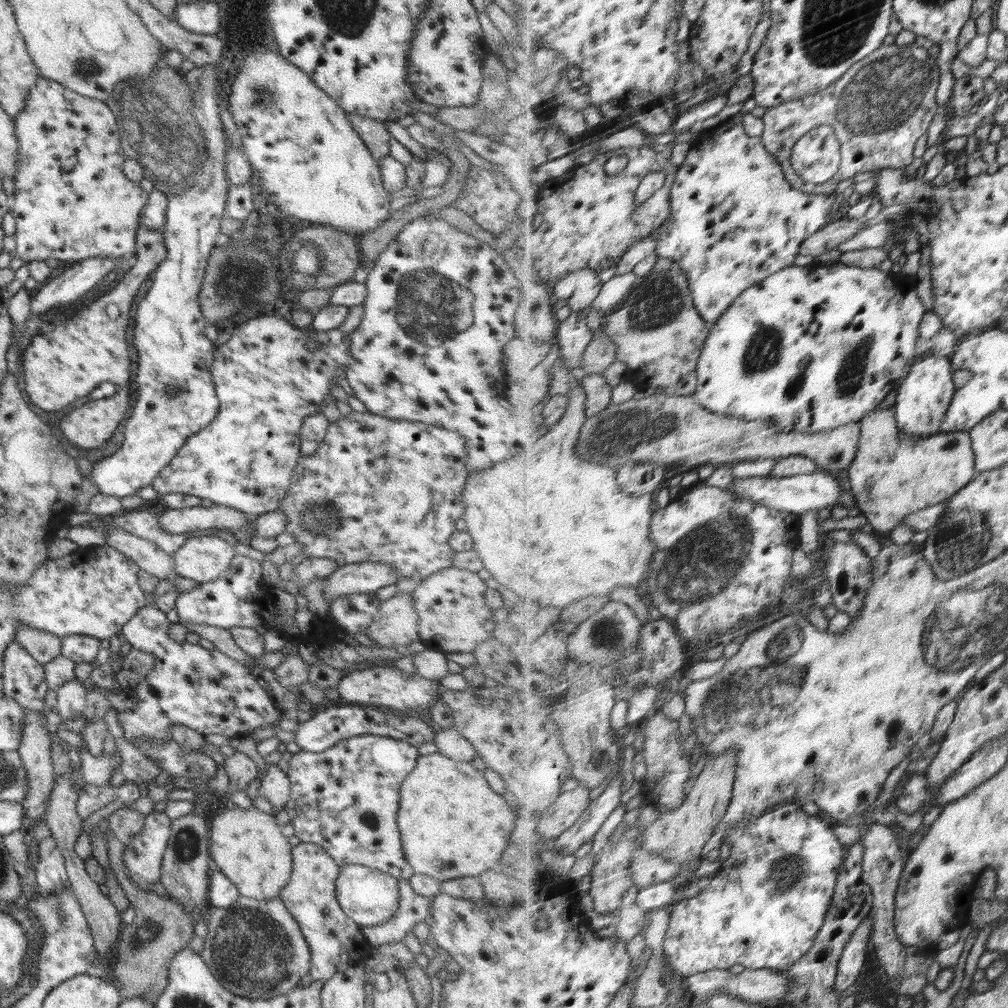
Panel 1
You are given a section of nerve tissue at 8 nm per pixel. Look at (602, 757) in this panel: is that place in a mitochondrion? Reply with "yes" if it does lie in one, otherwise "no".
yes

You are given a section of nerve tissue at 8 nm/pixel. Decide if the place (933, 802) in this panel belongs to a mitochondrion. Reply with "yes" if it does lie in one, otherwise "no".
no

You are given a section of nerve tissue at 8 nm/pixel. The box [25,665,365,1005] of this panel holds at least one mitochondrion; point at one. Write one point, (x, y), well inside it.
(251, 948)

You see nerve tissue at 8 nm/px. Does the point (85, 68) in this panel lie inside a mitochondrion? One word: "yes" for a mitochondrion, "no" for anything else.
yes

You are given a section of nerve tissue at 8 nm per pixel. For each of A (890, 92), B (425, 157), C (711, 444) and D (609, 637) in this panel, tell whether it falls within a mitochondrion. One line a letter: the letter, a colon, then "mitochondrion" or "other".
A: mitochondrion
B: other
C: other
D: mitochondrion

